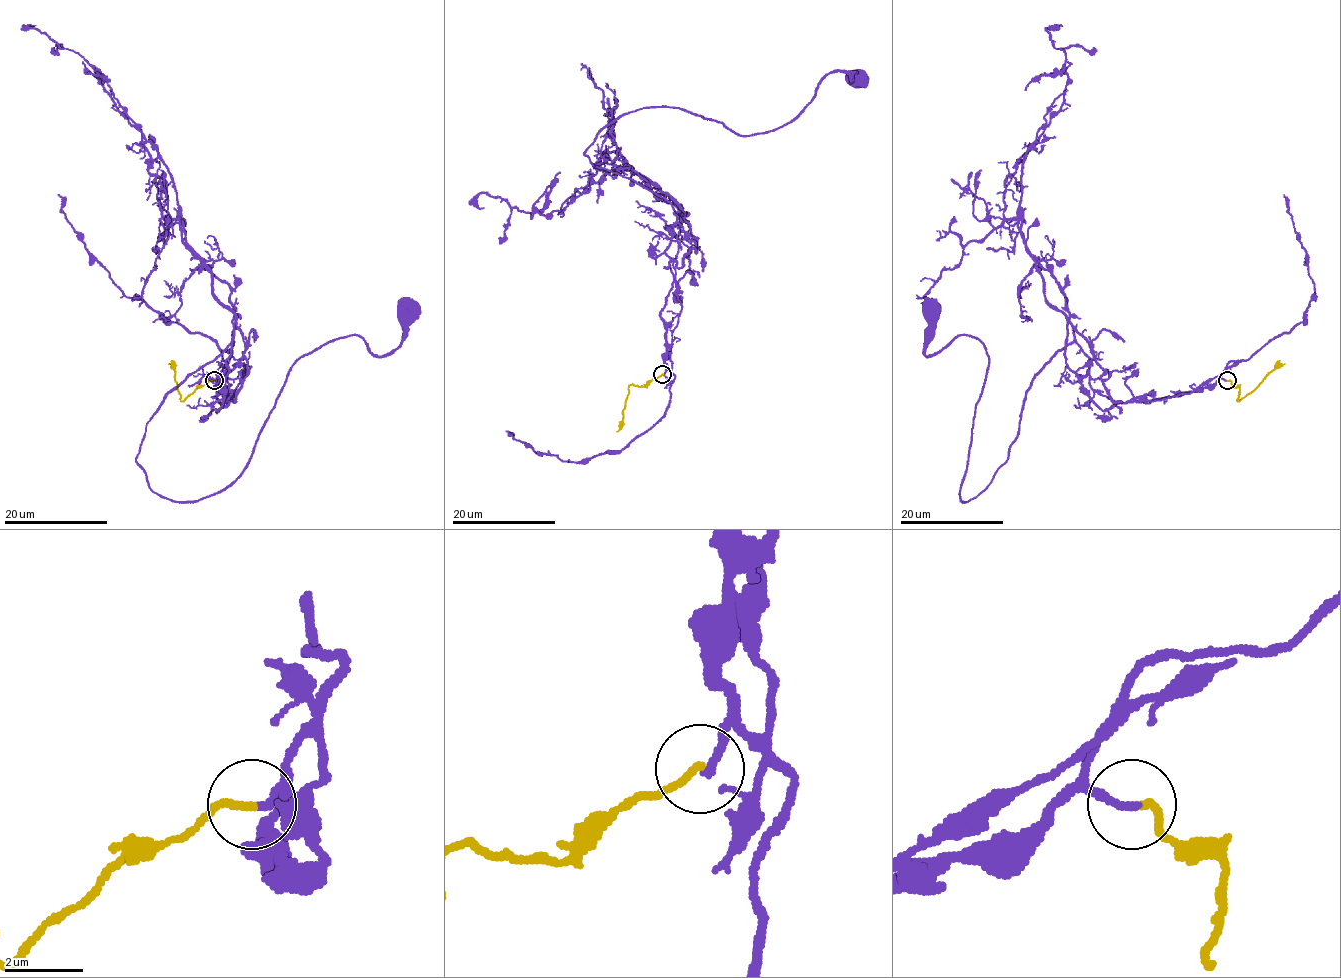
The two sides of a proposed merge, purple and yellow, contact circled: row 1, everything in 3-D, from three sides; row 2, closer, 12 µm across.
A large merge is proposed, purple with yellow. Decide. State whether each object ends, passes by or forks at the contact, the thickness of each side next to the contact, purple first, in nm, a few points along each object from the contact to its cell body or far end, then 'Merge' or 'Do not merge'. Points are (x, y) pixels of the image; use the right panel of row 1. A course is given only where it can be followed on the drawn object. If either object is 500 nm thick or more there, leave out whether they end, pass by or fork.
At the ring purple ends. At the ring yellow ends. Thickness 200 nm (purple) against 190 nm. Course of purple: (1228, 380), (1114, 402), (1070, 342), (968, 502), (989, 356), (965, 334), (925, 355), (932, 309). Course of yellow: (1227, 380), (1239, 389), (1239, 401), (1284, 363). Do not merge

